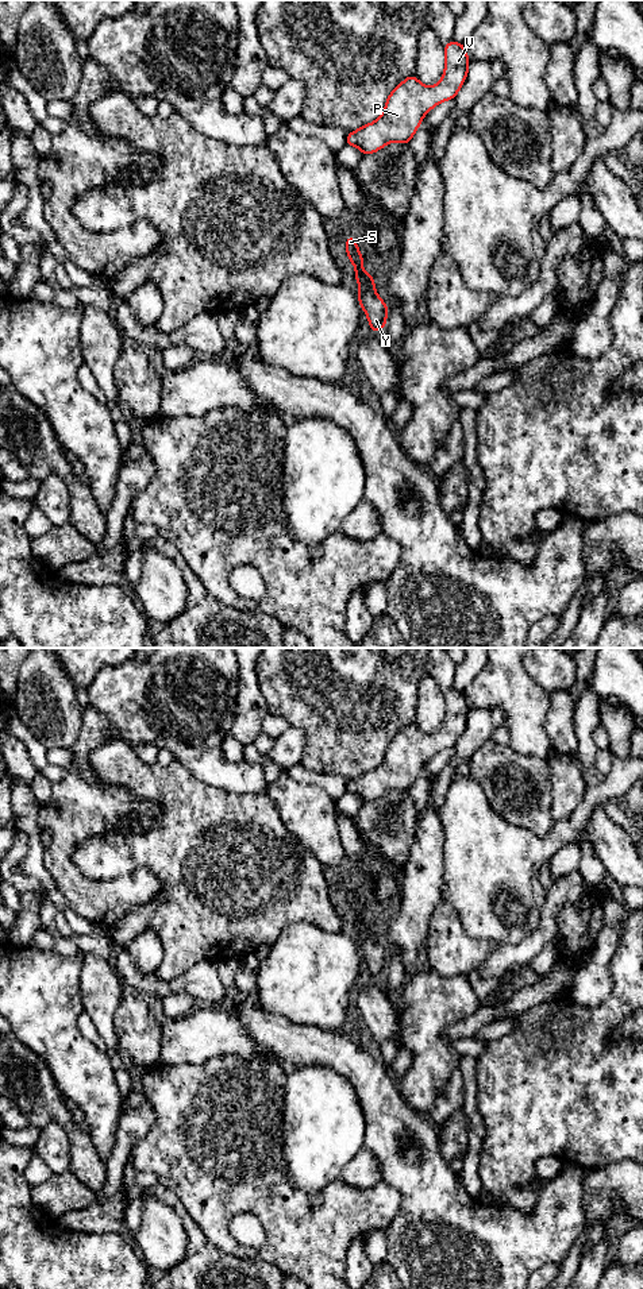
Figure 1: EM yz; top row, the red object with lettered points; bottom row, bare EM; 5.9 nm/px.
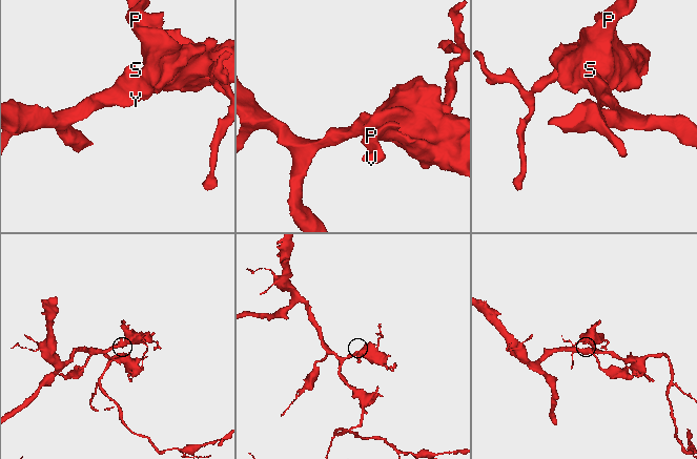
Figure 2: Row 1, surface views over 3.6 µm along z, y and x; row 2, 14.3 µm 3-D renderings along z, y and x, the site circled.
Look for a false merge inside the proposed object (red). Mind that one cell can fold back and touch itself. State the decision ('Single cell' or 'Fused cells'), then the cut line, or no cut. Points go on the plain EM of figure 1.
Single cell. No split

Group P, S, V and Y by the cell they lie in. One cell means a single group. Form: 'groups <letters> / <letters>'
groups P S V Y

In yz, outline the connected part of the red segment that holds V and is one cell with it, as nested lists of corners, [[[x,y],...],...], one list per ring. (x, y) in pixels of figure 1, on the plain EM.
[[[448,690],[444,694],[444,721],[440,729],[434,734],[423,733],[416,723],[407,725],[400,733],[397,733],[389,742],[384,760],[381,764],[357,779],[349,780],[346,792],[358,795],[363,804],[377,800],[390,790],[398,790],[400,792],[409,791],[415,780],[417,779],[423,765],[439,750],[453,748],[465,726],[469,721],[469,703],[465,699],[465,692],[458,690]]]

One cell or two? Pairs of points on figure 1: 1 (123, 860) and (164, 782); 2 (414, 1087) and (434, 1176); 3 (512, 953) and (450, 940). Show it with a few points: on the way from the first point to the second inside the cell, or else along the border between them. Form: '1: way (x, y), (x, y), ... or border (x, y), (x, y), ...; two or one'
1: way (145, 848), (168, 825), (168, 803); one
2: border (403, 1099), (428, 1116); two
3: border (500, 945), (474, 969); two

